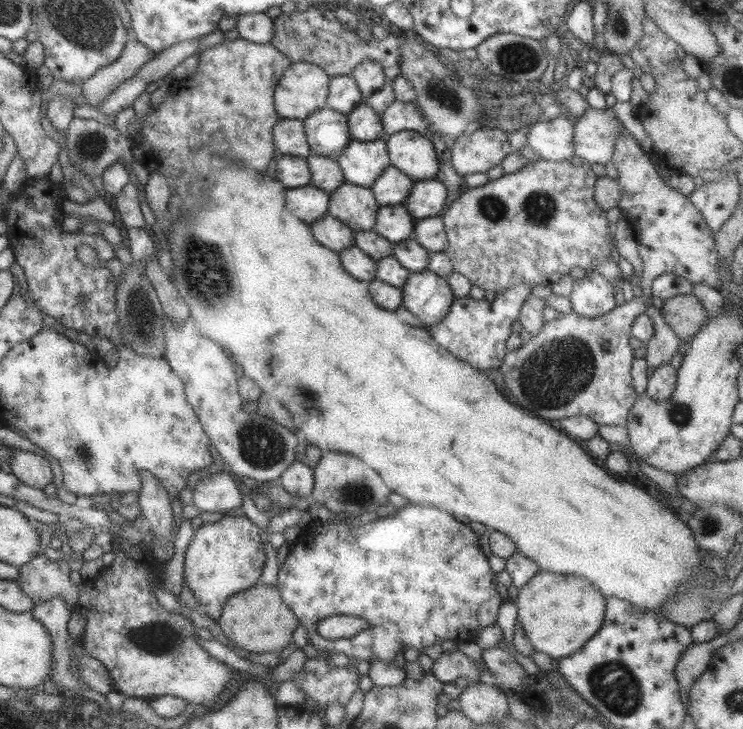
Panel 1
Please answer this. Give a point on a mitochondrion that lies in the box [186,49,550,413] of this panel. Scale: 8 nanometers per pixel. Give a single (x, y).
(439, 90)

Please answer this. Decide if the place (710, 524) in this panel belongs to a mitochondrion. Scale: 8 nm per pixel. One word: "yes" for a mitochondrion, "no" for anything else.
yes

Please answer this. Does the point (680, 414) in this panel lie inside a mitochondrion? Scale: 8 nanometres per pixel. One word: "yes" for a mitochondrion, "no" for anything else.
yes

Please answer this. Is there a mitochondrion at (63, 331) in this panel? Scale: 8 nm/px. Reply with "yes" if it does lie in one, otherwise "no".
no

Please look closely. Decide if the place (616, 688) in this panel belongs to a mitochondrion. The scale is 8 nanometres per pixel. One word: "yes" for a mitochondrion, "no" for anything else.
yes

